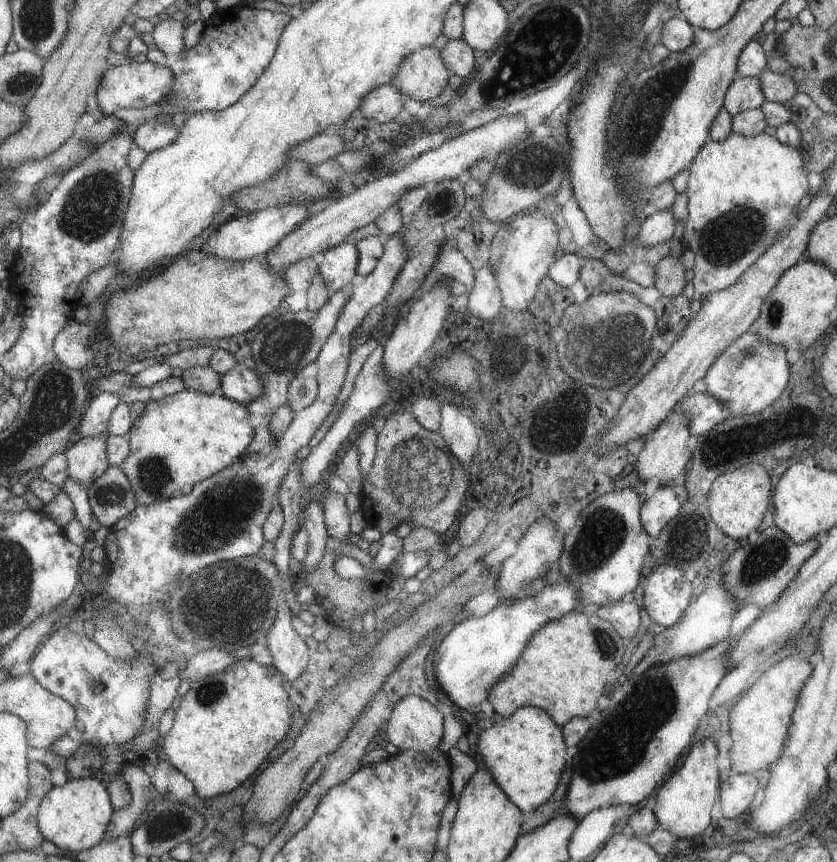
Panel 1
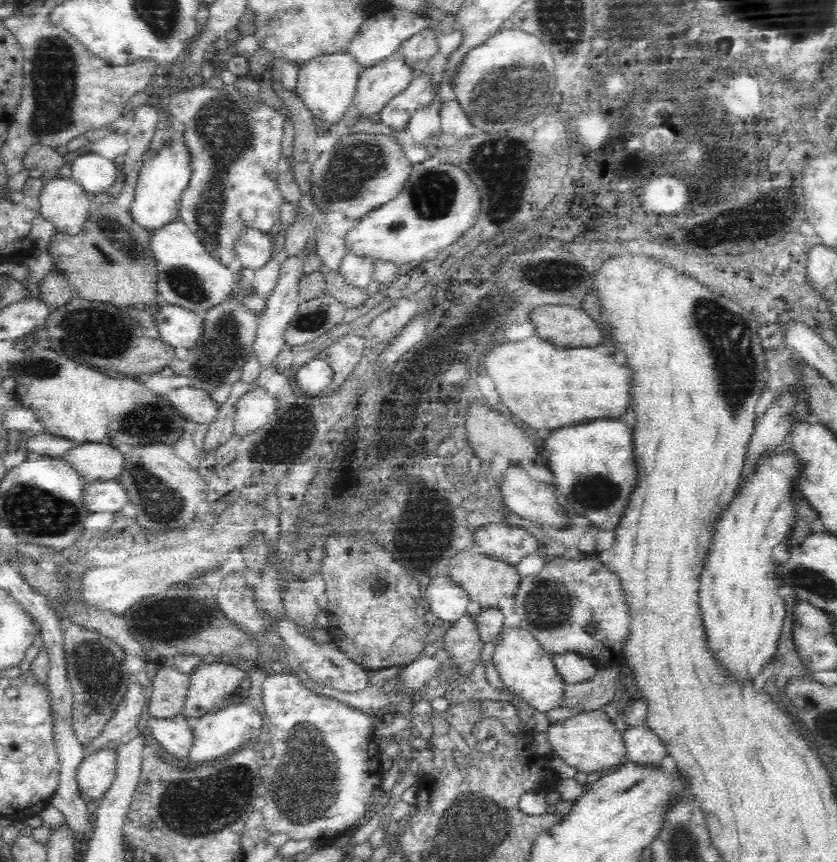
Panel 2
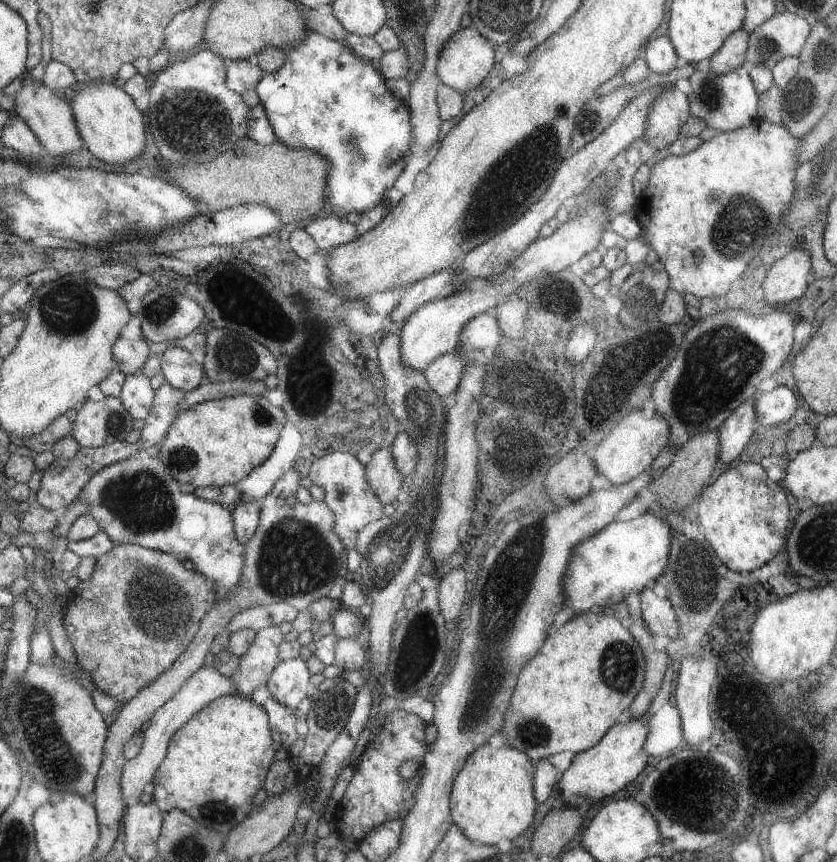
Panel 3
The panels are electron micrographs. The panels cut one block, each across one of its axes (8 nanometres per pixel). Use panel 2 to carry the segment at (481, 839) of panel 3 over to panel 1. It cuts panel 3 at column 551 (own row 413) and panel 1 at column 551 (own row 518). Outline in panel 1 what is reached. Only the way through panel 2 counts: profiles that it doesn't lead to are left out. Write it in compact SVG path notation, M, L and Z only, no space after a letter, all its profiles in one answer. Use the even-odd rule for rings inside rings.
M521 707L513 712L512 715L502 718L499 724L493 722L488 729L482 728L477 736L477 746L475 753L481 755L481 760L485 764L485 768L490 772L493 780L501 790L505 793L510 801L518 809L527 814L541 806L551 796L561 774L564 762L567 759L565 749L568 746L575 746L584 740L584 734L589 730L589 722L585 717L570 718L558 727L549 718L549 715L539 707Z

